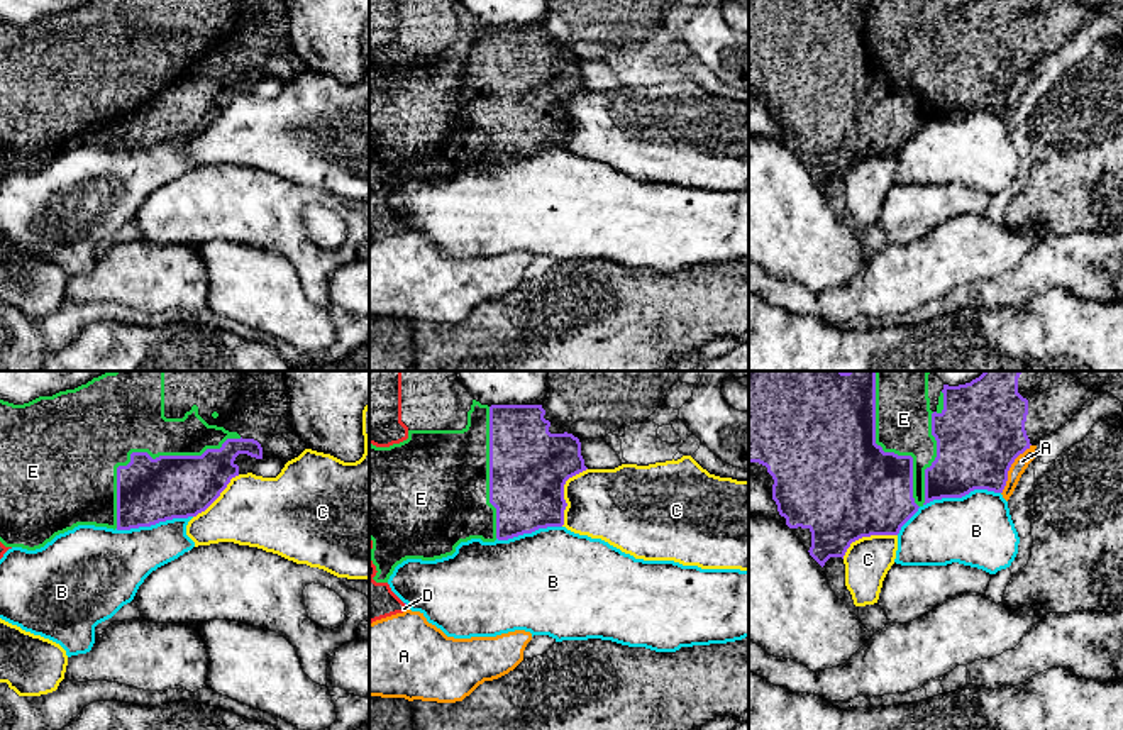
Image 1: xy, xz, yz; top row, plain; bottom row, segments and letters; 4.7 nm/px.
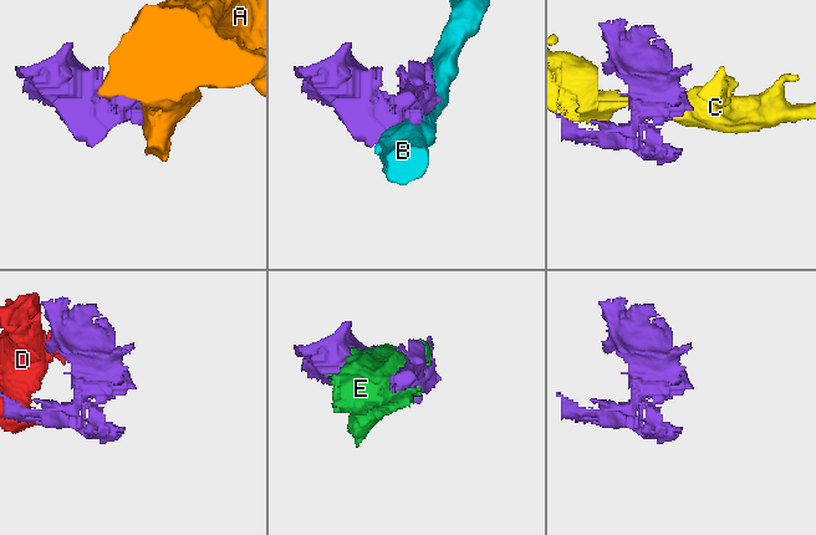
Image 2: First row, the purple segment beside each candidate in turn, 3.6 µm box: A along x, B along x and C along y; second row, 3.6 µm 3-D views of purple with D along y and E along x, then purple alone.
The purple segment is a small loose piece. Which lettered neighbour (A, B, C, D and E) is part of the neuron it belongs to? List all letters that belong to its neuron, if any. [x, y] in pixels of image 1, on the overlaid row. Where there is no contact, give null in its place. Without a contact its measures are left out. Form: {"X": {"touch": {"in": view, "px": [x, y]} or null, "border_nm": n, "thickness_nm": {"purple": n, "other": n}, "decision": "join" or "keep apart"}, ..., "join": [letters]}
{"A": {"touch": {"in": "yz", "px": [1008, 470]}, "border_nm": 280, "thickness_nm": {"purple": 420, "other": 70}, "decision": "keep apart"}, "B": {"touch": {"in": "yz", "px": [961, 497]}, "border_nm": 380, "thickness_nm": {"purple": 380, "other": 340}, "decision": "keep apart"}, "C": {"touch": {"in": "xz", "px": [563, 493]}, "border_nm": 300, "thickness_nm": {"purple": 380, "other": 340}, "decision": "keep apart"}, "D": {"touch": {"in": "xz", "px": [405, 607]}, "border_nm": 40, "thickness_nm": {"purple": 20, "other": 190}, "decision": "keep apart"}, "E": {"touch": {"in": "xy", "px": [146, 453]}, "border_nm": 750, "thickness_nm": {"purple": 300, "other": 400}, "decision": "join"}, "join": ["E"]}

